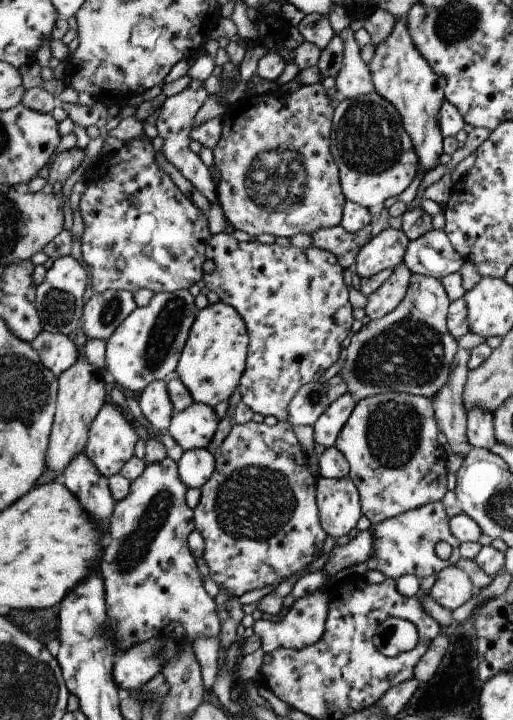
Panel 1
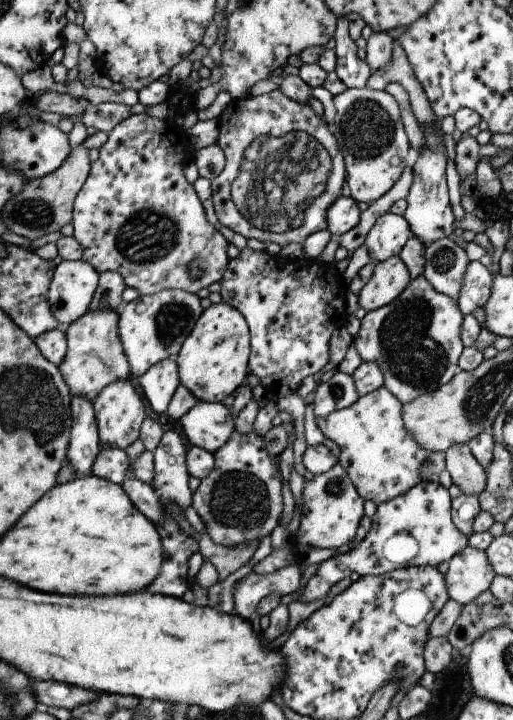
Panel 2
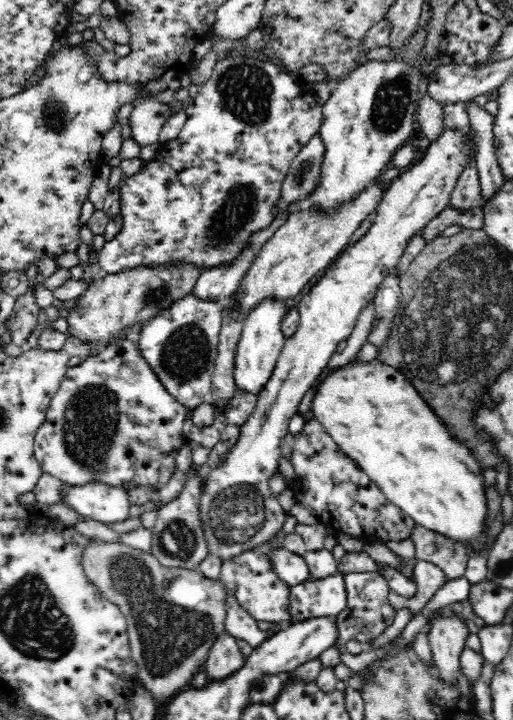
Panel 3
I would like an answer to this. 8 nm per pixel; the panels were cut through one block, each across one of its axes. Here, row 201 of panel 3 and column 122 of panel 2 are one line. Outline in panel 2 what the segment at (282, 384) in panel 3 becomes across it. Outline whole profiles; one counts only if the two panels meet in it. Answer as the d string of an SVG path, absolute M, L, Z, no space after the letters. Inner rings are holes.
M128 380L116 381L108 385L93 400L92 410L98 435L98 444L101 449L117 448L124 450L138 440L139 430L145 417L141 398L135 392Z

